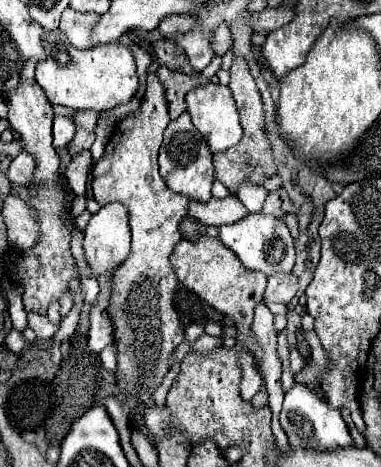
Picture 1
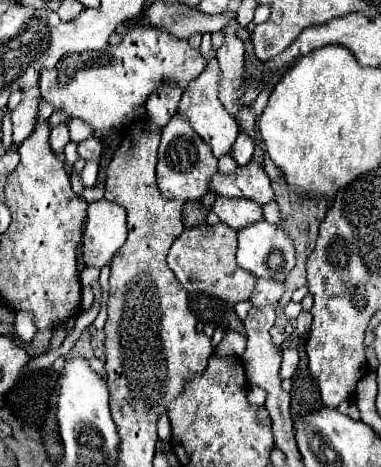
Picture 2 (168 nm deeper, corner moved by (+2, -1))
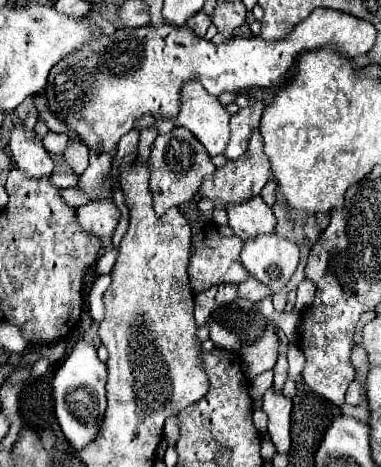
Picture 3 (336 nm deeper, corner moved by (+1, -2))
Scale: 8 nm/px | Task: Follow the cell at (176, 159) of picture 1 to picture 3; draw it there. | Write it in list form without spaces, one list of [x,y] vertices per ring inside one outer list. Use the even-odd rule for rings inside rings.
[[[174,128],[168,134],[158,134],[152,144],[148,164],[150,164],[150,192],[154,200],[154,212],[158,216],[162,216],[172,206],[180,206],[192,200],[204,178],[212,176],[216,170],[206,148],[186,128]]]

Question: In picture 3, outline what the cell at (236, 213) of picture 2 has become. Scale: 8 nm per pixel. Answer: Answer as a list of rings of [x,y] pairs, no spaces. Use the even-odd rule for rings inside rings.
[[[254,196],[252,200],[242,202],[242,204],[228,206],[226,212],[228,212],[228,220],[230,220],[232,230],[242,240],[274,232],[276,218],[272,214],[272,208],[260,196]]]

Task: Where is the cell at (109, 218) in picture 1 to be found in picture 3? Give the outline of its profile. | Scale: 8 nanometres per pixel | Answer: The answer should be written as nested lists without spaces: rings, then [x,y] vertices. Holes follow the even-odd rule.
[[[88,202],[76,208],[76,216],[82,228],[90,228],[100,240],[112,238],[118,224],[118,208],[114,202]]]

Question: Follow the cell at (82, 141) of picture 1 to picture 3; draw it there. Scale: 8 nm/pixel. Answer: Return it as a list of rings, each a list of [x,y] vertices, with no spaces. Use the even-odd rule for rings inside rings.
[[[90,150],[90,166],[78,180],[78,188],[82,188],[90,200],[112,200],[110,184],[106,184],[112,166],[112,156],[104,150]]]

